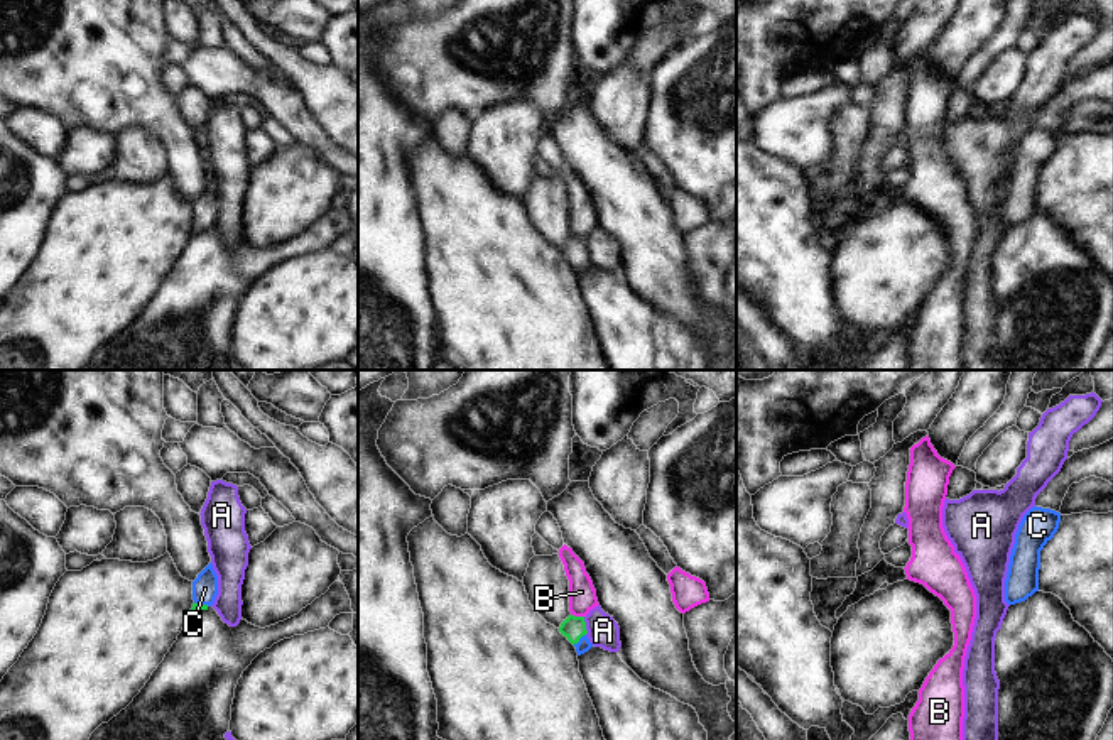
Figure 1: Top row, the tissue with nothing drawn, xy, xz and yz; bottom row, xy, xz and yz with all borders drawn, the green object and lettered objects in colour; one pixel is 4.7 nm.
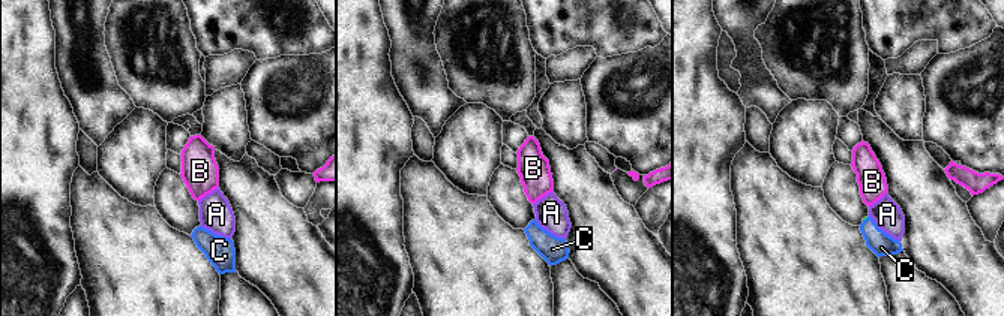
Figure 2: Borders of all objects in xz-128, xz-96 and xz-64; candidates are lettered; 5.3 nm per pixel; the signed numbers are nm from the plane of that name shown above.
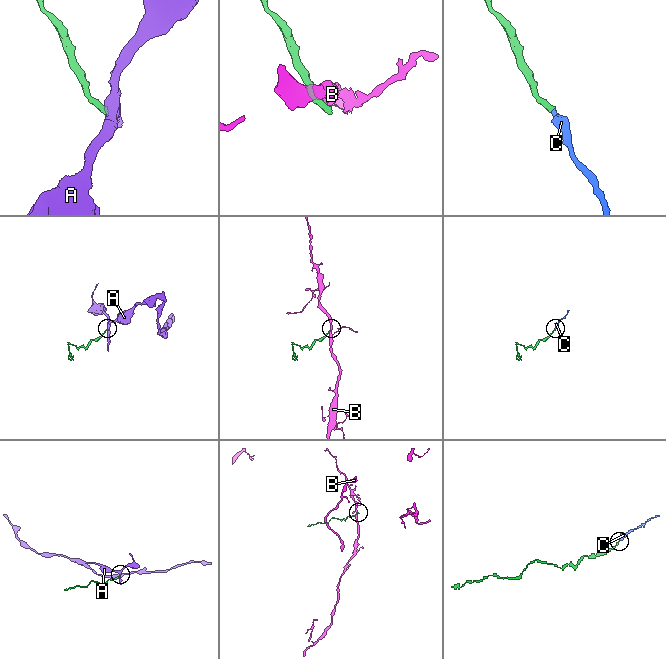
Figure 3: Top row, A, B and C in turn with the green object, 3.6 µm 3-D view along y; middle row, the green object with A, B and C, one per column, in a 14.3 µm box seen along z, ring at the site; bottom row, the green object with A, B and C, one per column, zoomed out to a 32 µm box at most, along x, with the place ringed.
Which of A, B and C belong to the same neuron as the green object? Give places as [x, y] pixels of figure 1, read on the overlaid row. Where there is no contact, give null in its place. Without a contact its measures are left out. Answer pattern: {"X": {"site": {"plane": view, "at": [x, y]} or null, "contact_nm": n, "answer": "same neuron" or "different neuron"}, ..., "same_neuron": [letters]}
{"A": {"site": {"plane": "xz", "at": [585, 625]}, "contact_nm": 90, "answer": "different neuron"}, "B": {"site": {"plane": "xz", "at": [578, 617]}, "contact_nm": 70, "answer": "different neuron"}, "C": {"site": {"plane": "xz", "at": [578, 641]}, "contact_nm": 80, "answer": "same neuron"}, "same_neuron": ["C"]}

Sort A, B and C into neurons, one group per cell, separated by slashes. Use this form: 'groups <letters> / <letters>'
groups A / B / C

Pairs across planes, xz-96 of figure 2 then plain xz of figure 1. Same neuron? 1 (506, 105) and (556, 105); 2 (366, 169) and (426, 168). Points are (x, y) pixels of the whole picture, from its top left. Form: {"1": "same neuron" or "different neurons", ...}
{"1": "same neuron", "2": "different neurons"}

